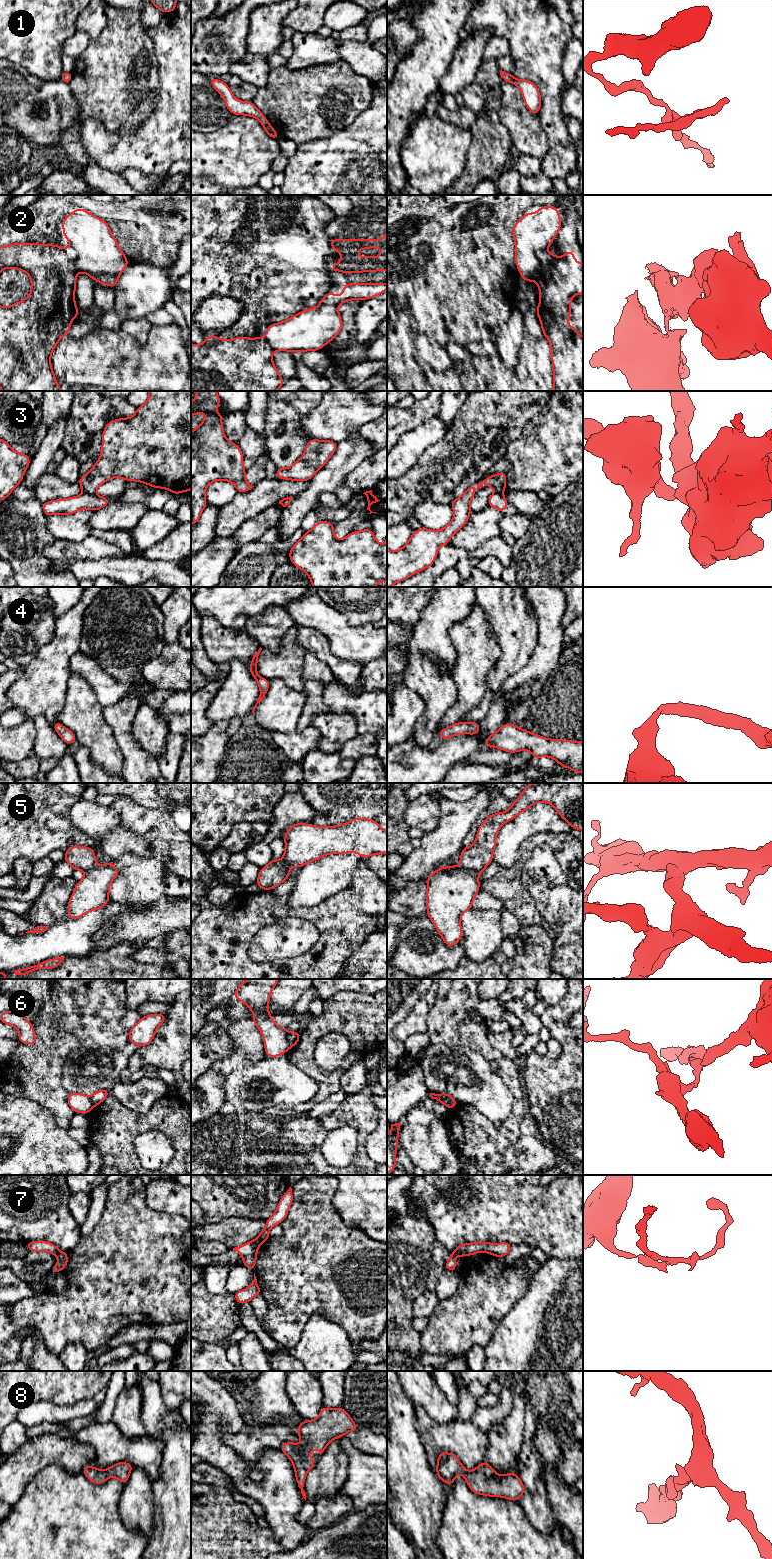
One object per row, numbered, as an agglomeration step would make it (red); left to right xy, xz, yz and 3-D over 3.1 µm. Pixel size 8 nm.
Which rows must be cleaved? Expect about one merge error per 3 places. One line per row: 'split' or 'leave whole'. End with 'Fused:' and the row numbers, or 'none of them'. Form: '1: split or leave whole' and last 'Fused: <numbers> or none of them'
1: leave whole
2: split
3: split
4: leave whole
5: split
6: split
7: split
8: leave whole
Fused: 2, 3, 5, 6, 7

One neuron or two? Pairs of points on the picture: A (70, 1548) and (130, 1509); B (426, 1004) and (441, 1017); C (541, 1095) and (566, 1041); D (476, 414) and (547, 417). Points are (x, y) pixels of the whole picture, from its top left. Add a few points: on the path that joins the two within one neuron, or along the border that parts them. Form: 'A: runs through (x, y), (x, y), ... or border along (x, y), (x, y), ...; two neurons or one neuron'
A: border along (121, 1493), (120, 1519), (137, 1532); two neurons
B: border along (437, 989), (435, 1001), (425, 1016); two neurons
C: runs through (554, 1082), (567, 1069), (567, 1054); one neuron
D: border along (548, 401), (526, 423), (521, 435); two neurons

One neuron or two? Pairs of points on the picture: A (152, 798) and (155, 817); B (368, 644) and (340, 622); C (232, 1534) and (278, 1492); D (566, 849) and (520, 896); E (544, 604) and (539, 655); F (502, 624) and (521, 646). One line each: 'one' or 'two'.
A: two
B: one
C: two
D: one
E: one
F: one

